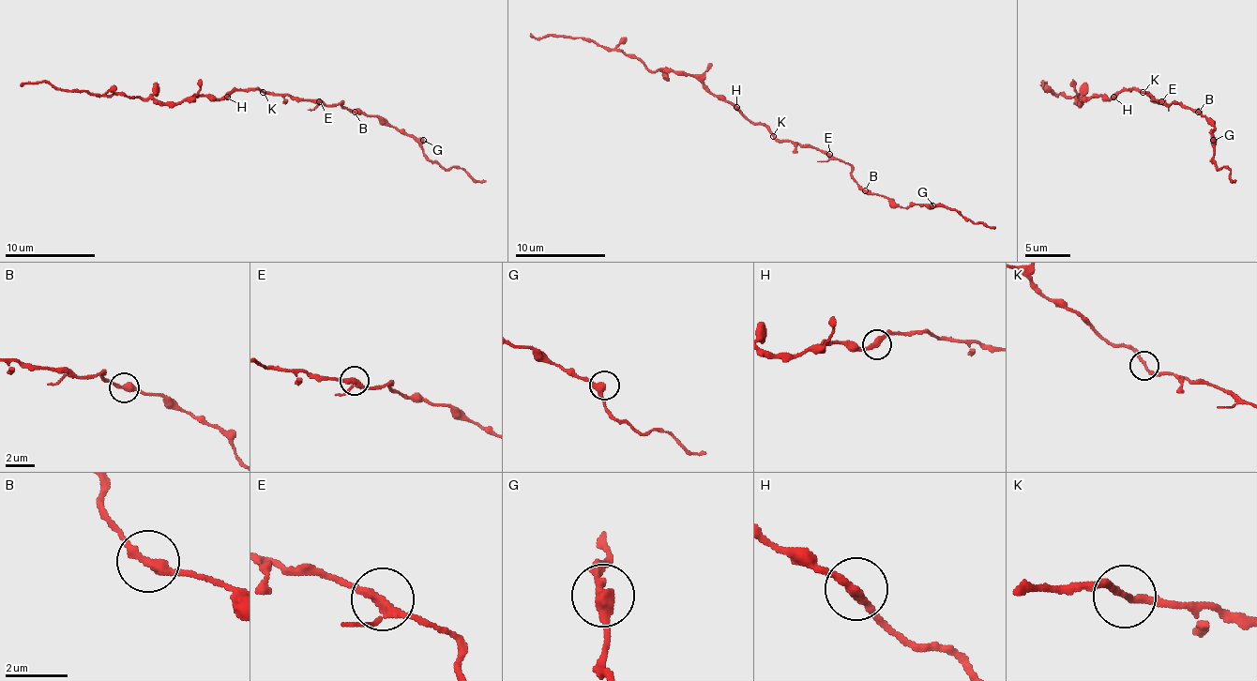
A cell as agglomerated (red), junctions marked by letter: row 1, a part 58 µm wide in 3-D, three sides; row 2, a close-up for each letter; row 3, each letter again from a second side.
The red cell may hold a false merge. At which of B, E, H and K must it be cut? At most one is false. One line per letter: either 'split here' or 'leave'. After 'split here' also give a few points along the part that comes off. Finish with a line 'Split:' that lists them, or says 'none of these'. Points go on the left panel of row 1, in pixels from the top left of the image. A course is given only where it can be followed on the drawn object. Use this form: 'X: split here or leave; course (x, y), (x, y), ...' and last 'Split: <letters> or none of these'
B: leave
E: leave
H: leave
K: leave
Split: none of these

